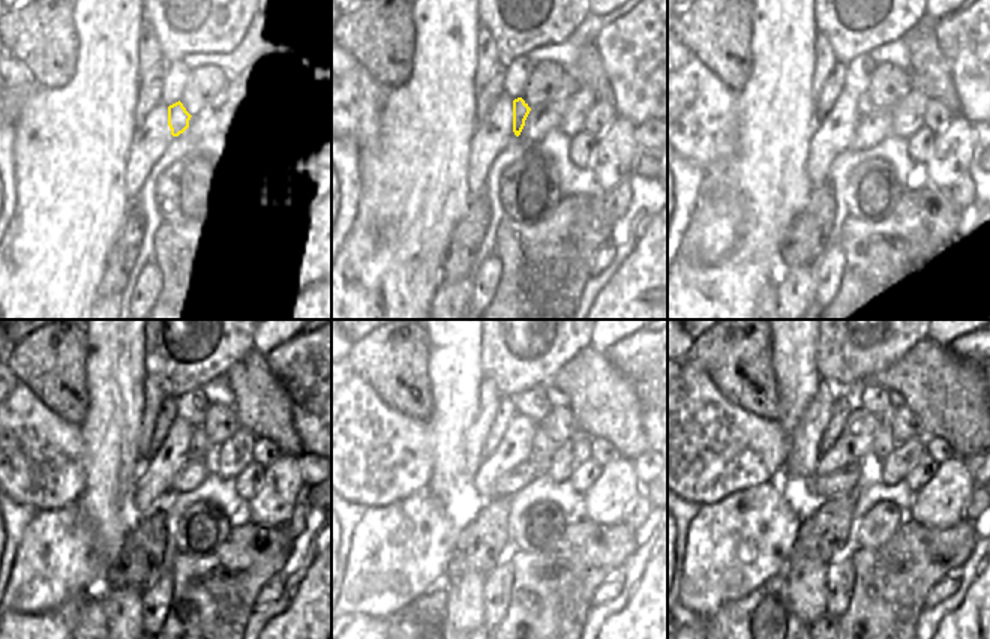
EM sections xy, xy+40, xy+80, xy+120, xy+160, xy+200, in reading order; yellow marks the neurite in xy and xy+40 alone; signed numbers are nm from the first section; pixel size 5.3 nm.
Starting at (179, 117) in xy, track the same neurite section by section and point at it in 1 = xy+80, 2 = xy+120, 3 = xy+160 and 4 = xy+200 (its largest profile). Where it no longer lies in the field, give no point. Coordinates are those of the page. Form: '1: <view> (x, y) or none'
1: xy+80 (866, 107)
2: xy+120 (200, 449)
3: xy+160 (542, 449)
4: xy+200 (884, 444)

